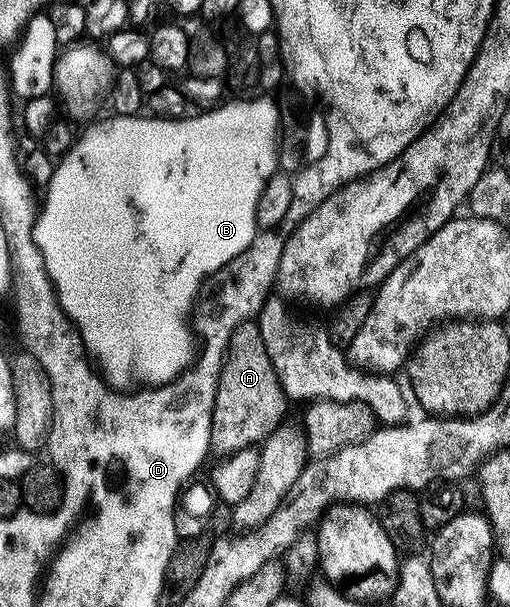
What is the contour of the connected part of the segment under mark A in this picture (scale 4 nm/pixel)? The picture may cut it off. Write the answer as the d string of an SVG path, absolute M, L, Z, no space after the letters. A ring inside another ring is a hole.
M259 323L238 325L226 340L226 351L212 415L212 452L231 458L237 452L255 449L260 440L272 436L287 414L290 401L267 353ZM228 400L232 400L232 404L228 404ZM236 400L240 400L240 404L236 404Z

